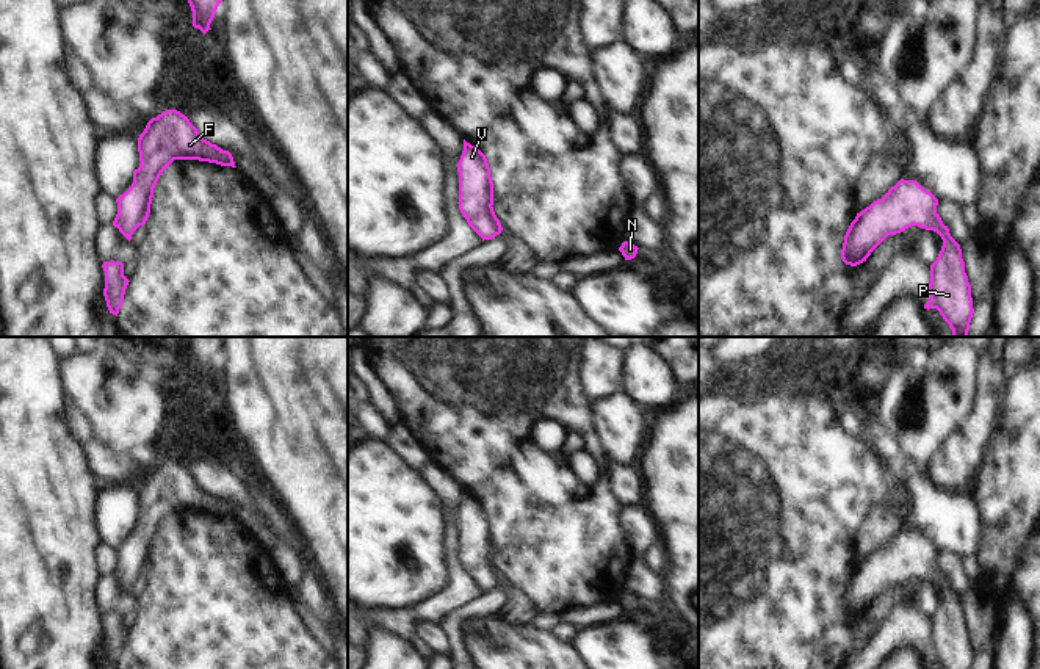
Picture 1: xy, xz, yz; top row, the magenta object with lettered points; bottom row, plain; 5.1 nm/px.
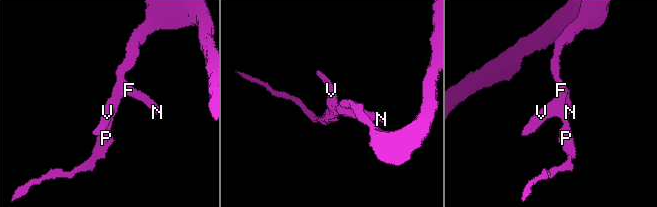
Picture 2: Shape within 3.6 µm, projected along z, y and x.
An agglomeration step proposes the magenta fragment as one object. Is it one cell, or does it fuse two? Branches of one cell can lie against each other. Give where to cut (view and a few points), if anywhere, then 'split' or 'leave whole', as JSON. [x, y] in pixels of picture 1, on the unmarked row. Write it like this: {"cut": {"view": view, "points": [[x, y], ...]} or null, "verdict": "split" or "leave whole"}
{"cut": null, "verdict": "leave whole"}

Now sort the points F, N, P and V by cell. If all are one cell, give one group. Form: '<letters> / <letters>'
F N P V

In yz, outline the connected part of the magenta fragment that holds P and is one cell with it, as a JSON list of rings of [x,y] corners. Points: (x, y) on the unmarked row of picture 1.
[[[901,530],[888,544],[857,564],[841,600],[846,616],[857,617],[888,588],[912,577],[937,583],[943,597],[930,616],[930,645],[924,660],[937,660],[943,669],[973,669],[971,636],[965,624],[960,595],[937,564],[938,550],[916,531]]]

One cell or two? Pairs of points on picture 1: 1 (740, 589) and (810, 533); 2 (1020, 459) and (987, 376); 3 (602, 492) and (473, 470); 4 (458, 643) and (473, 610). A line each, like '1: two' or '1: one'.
1: one
2: two
3: one
4: one

